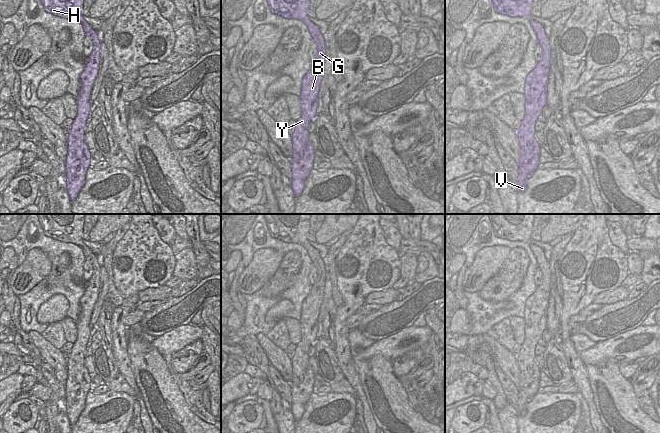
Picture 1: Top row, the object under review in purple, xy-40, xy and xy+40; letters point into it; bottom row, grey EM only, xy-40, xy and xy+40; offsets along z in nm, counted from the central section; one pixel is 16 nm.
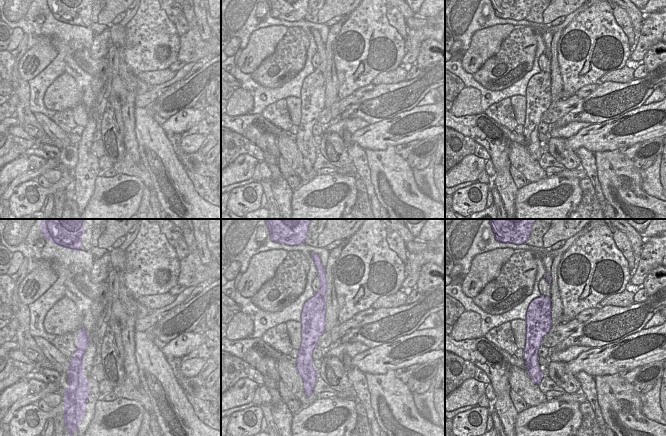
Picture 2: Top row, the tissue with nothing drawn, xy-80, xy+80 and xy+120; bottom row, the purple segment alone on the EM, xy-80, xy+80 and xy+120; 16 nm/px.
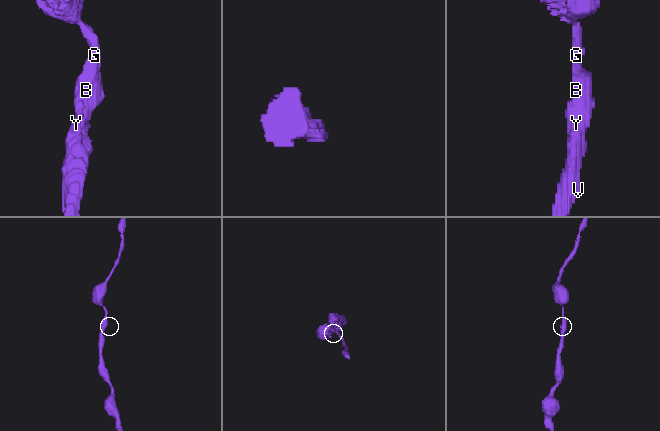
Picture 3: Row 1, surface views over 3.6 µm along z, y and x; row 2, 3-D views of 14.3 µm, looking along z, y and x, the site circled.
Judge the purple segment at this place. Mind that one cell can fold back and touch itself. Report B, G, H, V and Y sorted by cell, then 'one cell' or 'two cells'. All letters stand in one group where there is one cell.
B G H V Y; one cell

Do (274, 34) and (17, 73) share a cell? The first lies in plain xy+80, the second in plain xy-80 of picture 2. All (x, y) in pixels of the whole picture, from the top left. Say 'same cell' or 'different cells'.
same cell

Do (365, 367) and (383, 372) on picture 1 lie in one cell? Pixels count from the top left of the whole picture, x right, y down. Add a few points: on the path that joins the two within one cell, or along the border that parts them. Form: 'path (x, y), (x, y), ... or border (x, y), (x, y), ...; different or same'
path (369, 371), (379, 372); same

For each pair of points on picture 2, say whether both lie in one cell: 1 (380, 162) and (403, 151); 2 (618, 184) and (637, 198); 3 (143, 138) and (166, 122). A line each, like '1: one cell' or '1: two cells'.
1: two cells
2: one cell
3: two cells

